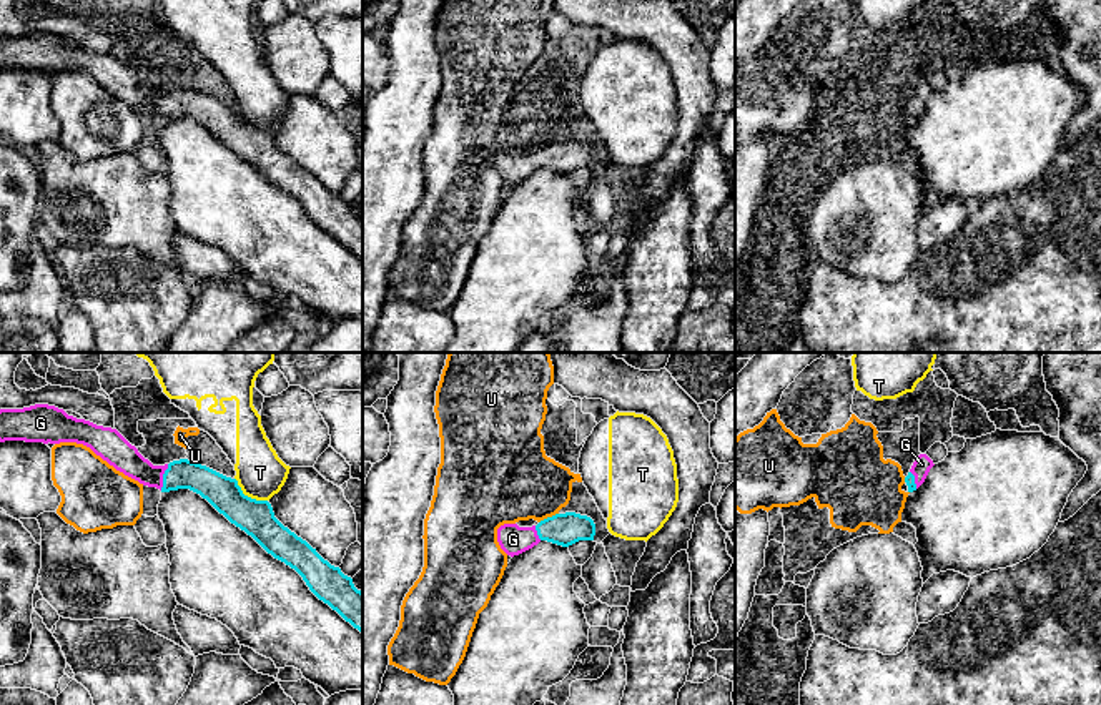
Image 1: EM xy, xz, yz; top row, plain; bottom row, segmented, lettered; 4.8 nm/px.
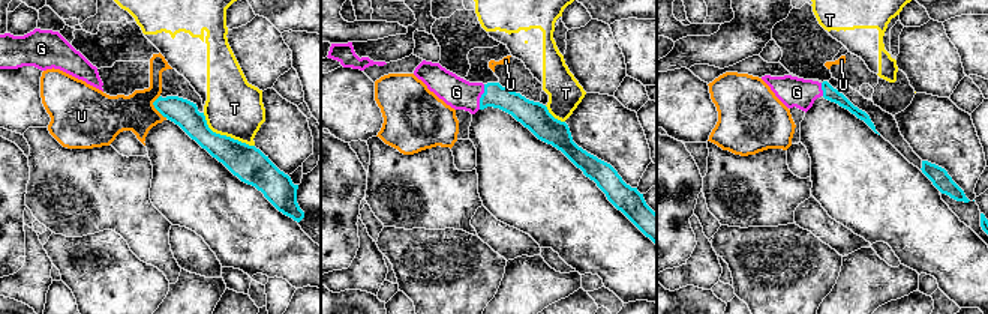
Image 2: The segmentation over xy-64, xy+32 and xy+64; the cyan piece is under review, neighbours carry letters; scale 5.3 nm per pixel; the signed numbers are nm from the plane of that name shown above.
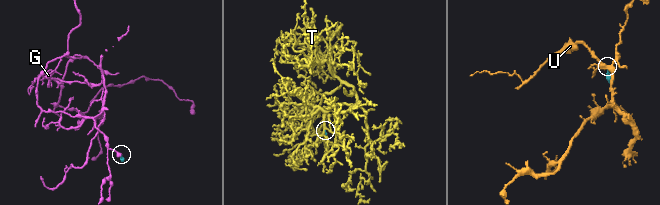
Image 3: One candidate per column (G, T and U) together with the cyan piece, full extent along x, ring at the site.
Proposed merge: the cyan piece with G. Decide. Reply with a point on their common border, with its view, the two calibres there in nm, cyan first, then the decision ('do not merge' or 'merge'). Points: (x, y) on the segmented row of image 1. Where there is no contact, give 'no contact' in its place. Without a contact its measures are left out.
contact xy (163, 478); calibres 140 and 140 nm; merge

